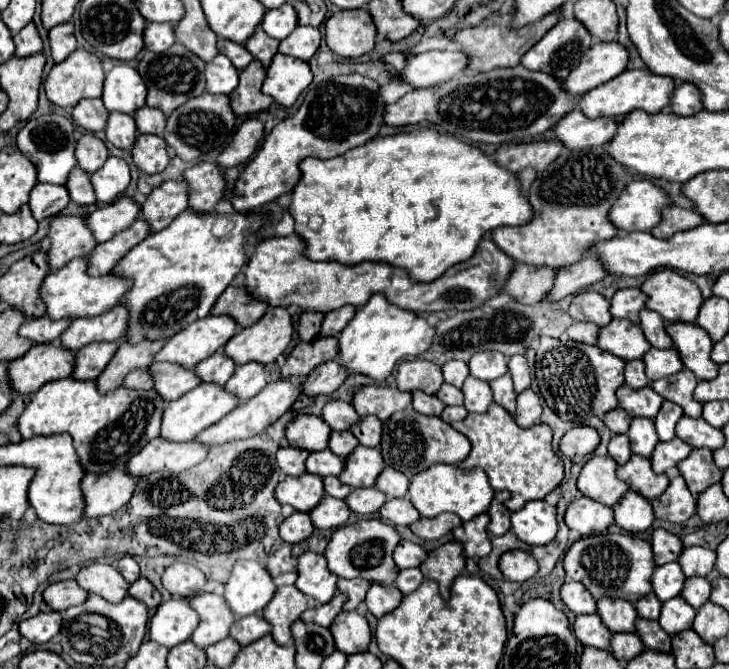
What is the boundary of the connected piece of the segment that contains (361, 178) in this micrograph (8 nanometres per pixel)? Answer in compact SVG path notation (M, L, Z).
M432 127L416 129L416 131L400 131L400 133L394 133L388 137L376 137L372 141L368 141L366 145L350 149L348 153L334 157L334 159L306 157L300 163L300 169L302 169L302 179L294 187L294 199L288 207L288 211L296 221L296 233L306 241L306 255L312 261L340 261L344 265L356 265L362 261L386 261L394 267L408 269L414 281L430 283L430 281L438 279L448 267L468 261L474 255L480 239L486 233L490 233L492 229L504 227L504 225L510 225L510 227L526 225L532 219L532 205L528 205L528 199L522 195L520 179L516 173L504 173L504 169L500 169L500 165L496 165L482 149L468 145L448 133L440 133Z

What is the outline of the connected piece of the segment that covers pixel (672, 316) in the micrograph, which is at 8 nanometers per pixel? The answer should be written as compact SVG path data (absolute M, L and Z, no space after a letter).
M672 269L648 275L640 289L648 295L646 307L660 313L666 321L694 321L702 305L700 289Z

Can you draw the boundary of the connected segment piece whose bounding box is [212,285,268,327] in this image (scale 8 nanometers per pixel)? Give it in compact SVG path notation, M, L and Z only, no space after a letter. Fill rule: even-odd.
M230 285L216 301L216 305L212 307L214 315L232 315L236 321L240 321L238 325L242 327L250 327L254 325L266 311L268 305L264 305L258 299L248 297L248 293L244 293L244 287L234 287Z

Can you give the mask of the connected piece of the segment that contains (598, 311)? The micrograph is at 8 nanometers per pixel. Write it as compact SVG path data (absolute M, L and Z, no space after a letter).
M582 291L582 293L574 295L568 313L576 321L592 321L592 323L604 327L612 321L612 315L608 309L610 309L610 303L600 293Z

